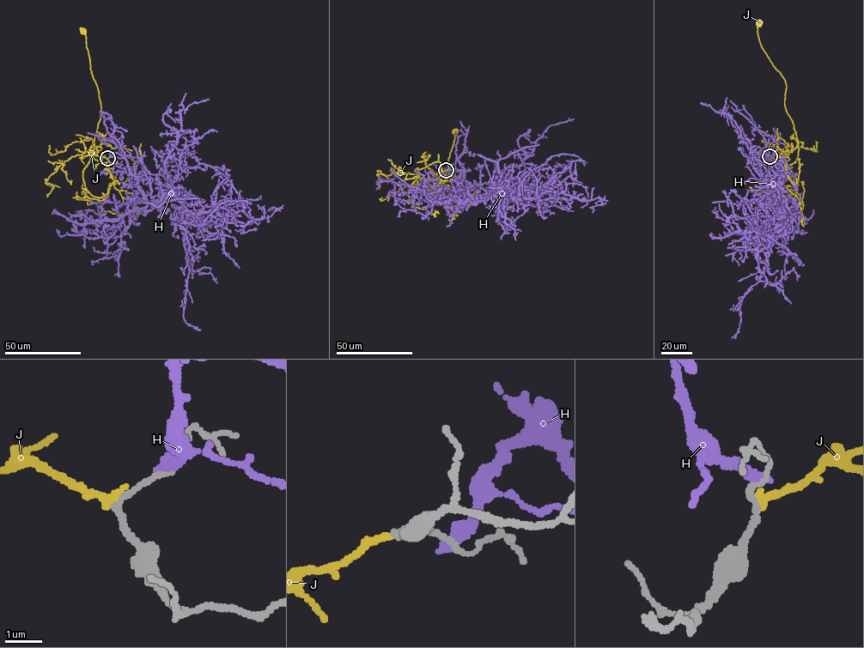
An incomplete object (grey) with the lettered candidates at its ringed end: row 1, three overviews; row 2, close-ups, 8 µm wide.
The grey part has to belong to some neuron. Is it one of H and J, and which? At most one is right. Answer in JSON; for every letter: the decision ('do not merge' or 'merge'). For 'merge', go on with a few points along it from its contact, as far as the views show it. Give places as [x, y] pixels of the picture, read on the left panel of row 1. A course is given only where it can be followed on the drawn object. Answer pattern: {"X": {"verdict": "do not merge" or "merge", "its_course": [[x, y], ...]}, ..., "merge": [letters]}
{"H": {"verdict": "do not merge"}, "J": {"verdict": "merge", "its_course": [[107, 158], [92, 154], [90, 149], [101, 111], [82, 31]]}, "merge": ["J"]}

